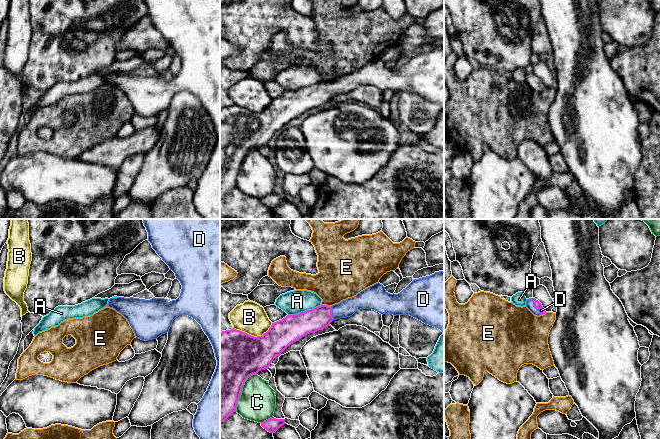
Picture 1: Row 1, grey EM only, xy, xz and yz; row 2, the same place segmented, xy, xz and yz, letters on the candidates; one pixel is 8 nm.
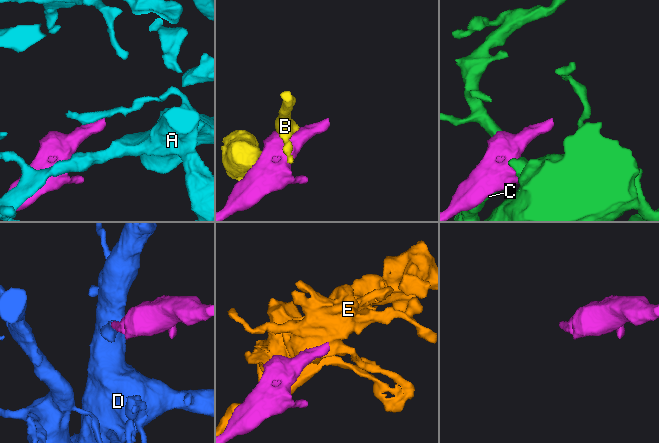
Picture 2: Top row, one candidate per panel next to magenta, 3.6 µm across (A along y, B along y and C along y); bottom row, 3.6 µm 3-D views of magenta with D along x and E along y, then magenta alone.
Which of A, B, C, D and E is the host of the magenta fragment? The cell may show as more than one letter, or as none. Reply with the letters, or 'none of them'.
D

